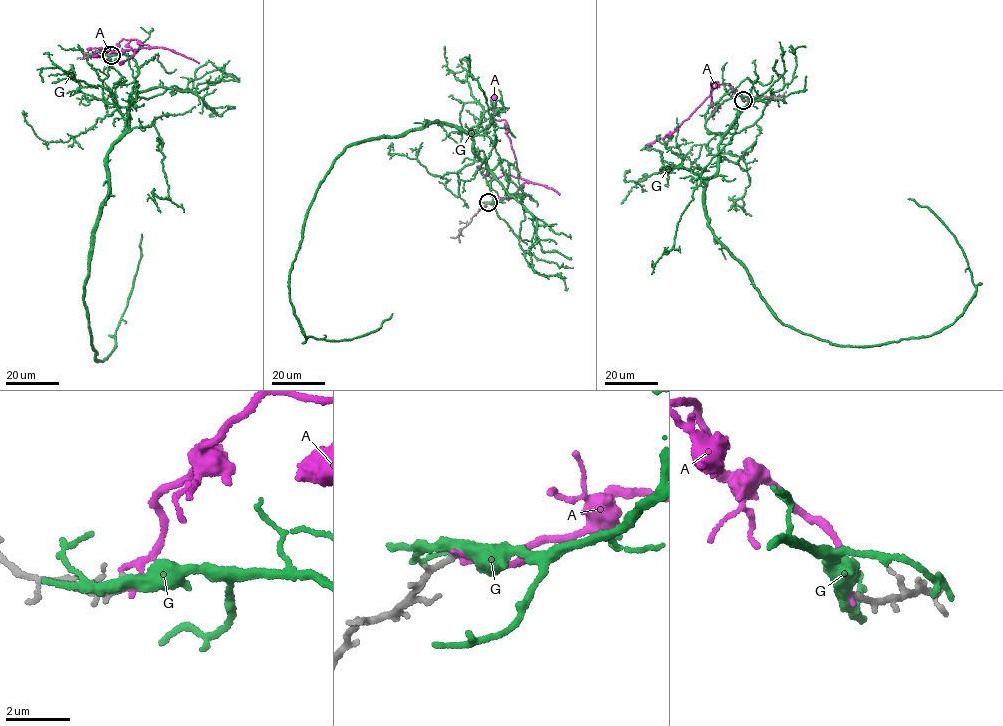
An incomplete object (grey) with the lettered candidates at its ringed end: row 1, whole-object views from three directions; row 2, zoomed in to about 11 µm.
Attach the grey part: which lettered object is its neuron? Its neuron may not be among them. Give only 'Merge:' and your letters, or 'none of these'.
Merge: none of these

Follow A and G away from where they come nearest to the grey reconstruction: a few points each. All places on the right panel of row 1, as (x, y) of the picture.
A: (743, 99), (729, 83), (717, 84), (688, 118), (667, 134), (668, 137), (647, 144), (646, 148)
G: (742, 99), (706, 121), (708, 226), (785, 324), (873, 345), (958, 319), (966, 256), (908, 199)

